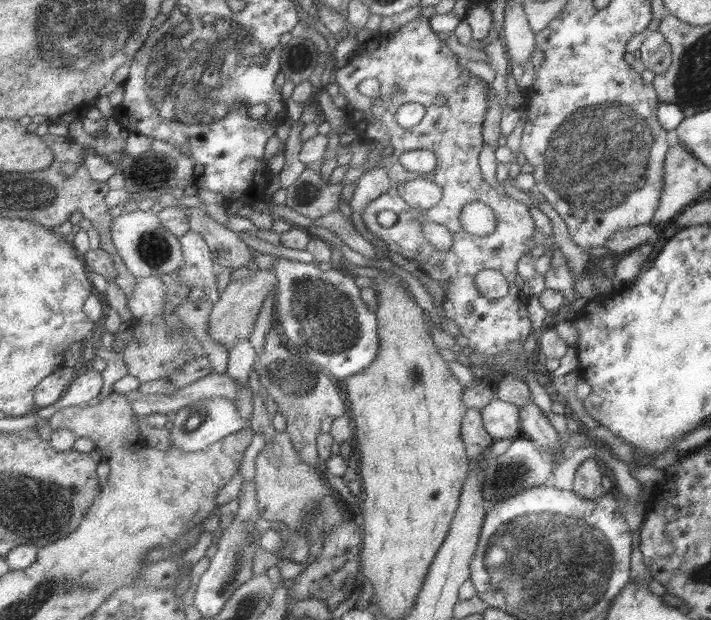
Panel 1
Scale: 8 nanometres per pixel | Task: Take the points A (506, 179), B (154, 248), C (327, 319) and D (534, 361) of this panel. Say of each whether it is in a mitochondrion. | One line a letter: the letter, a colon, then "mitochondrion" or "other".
A: other
B: mitochondrion
C: mitochondrion
D: other

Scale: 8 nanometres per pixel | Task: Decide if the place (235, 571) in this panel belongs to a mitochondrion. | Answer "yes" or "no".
yes

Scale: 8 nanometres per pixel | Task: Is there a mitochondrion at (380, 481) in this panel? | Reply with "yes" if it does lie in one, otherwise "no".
no

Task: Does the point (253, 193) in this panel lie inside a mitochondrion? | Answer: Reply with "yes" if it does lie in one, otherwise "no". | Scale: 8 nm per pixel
no

